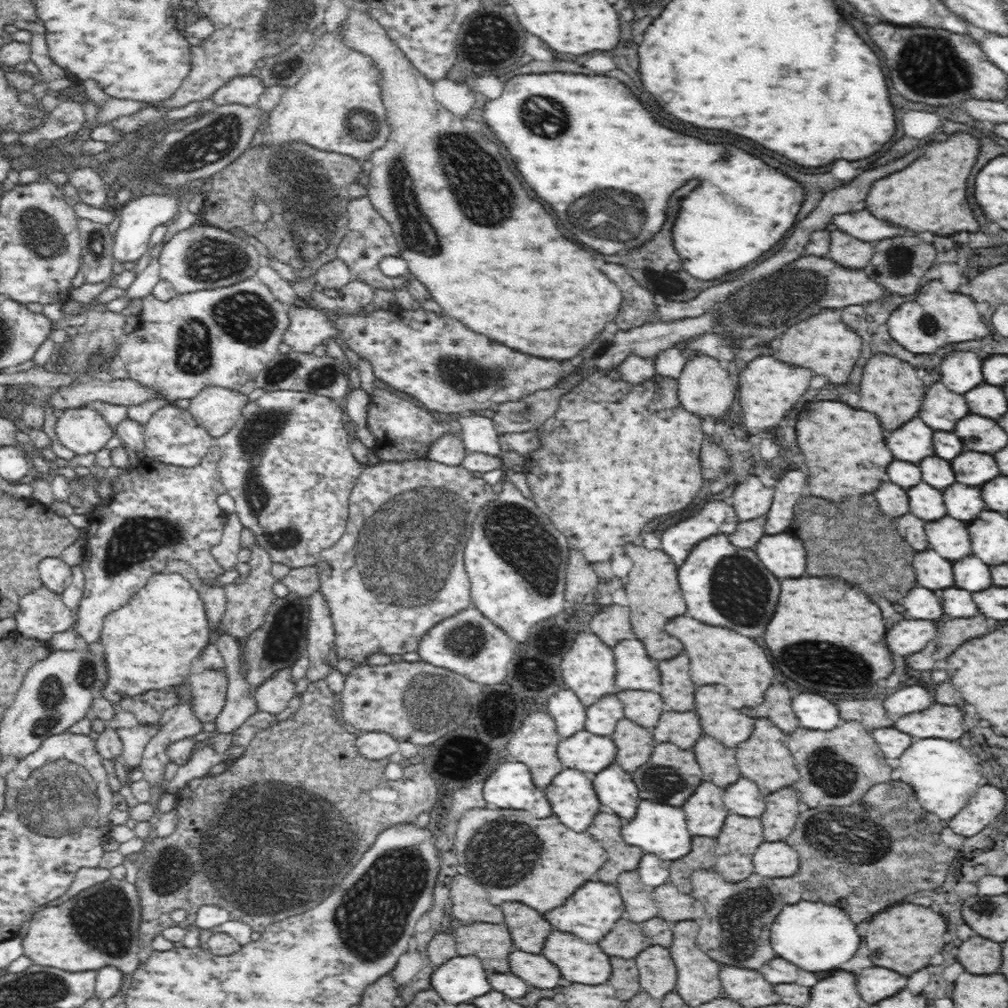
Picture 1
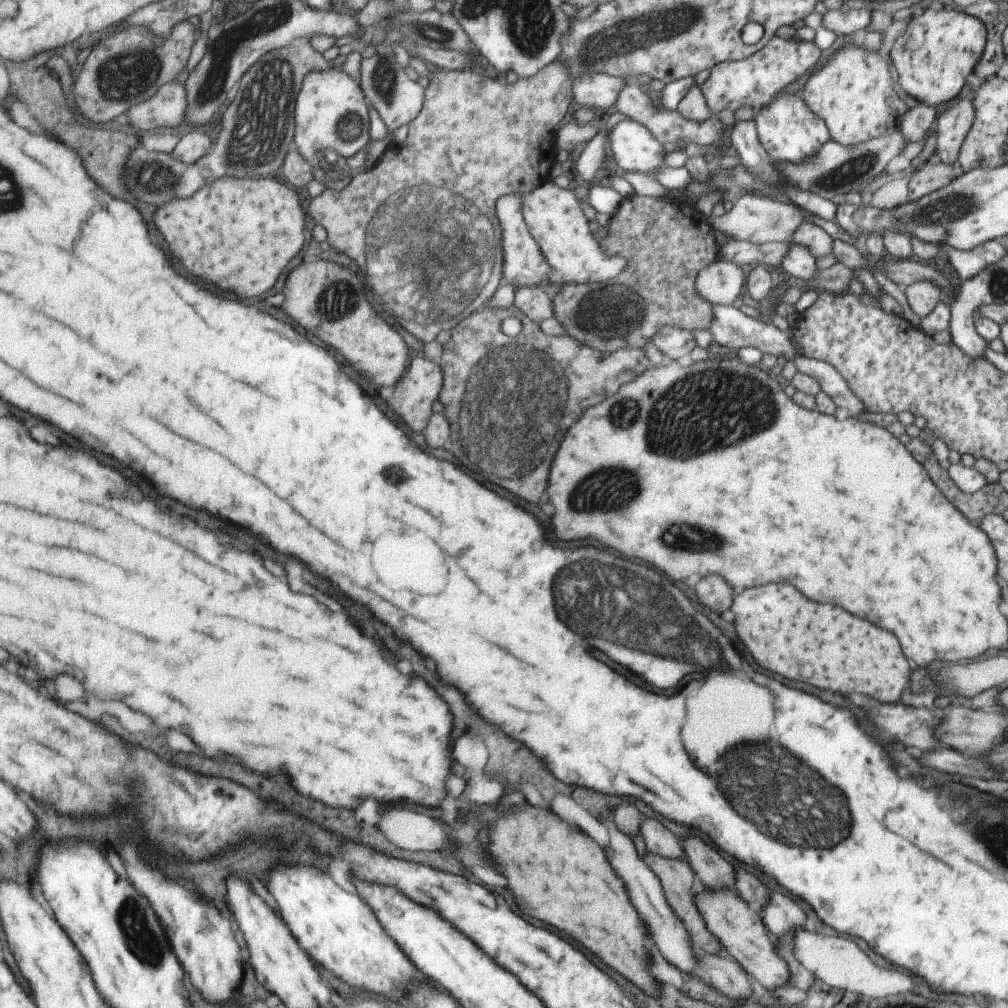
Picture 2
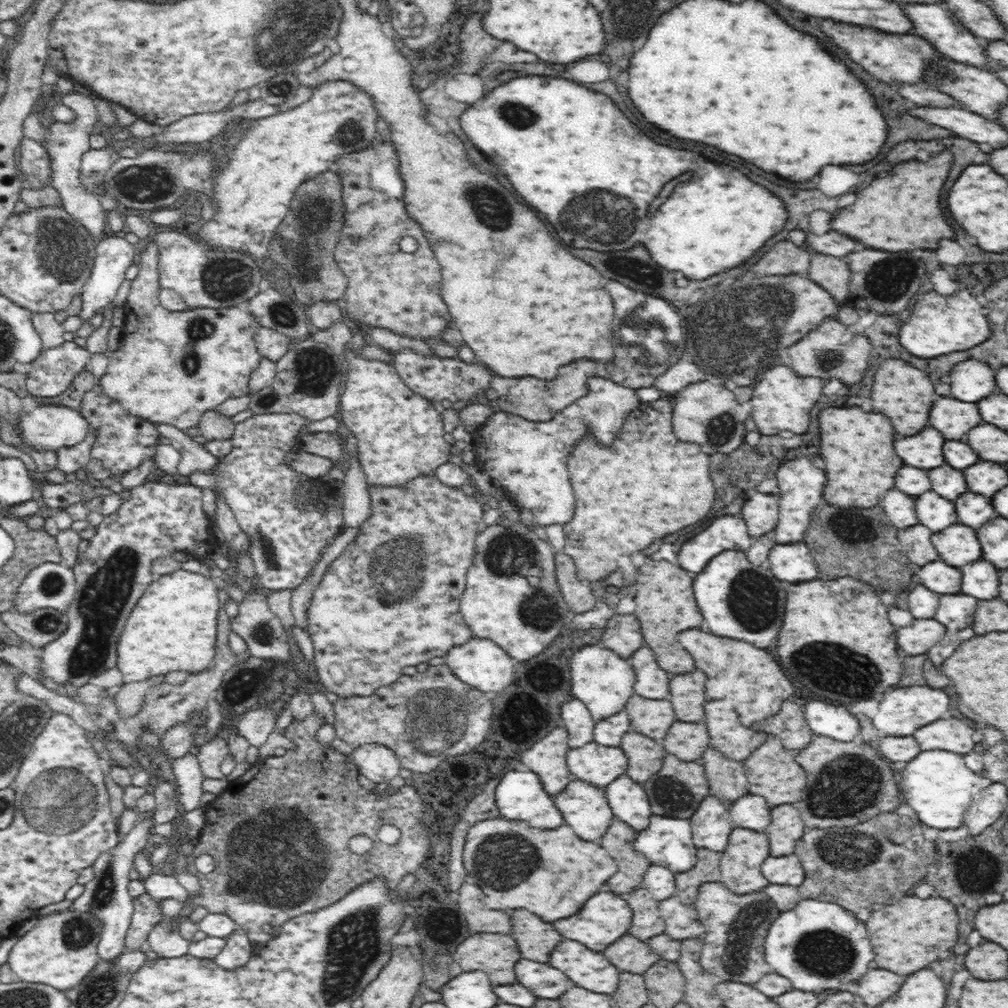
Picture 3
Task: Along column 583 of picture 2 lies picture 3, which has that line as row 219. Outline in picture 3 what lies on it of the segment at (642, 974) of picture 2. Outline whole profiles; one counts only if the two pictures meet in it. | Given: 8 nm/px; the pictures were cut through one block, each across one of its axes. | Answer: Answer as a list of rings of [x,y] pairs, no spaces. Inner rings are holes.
[[[942,150],[938,156],[932,156],[926,162],[908,160],[894,166],[888,176],[874,180],[868,188],[858,194],[856,204],[844,208],[834,218],[834,228],[844,234],[854,236],[872,248],[882,248],[890,252],[930,248],[936,250],[942,238],[956,236],[954,228],[948,226],[948,218],[940,204],[940,194],[944,182],[950,174],[954,156],[950,150]]]

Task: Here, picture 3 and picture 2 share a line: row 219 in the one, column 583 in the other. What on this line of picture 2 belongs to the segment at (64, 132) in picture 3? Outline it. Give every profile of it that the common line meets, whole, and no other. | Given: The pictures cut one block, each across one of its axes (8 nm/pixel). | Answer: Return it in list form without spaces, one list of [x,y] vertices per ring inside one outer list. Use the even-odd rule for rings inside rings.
[[[601,72],[583,74],[573,80],[573,100],[581,107],[602,111],[615,104],[619,90],[625,88],[627,83],[628,79],[601,74]]]

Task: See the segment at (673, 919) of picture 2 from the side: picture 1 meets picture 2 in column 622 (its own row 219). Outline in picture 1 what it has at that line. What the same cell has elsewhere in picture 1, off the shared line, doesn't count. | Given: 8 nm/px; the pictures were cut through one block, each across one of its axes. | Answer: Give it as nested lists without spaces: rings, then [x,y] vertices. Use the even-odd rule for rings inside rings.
[[[868,210],[837,214],[833,218],[833,223],[840,230],[866,242],[877,242],[882,238],[908,234],[906,228],[892,228],[892,224],[884,224],[884,220],[876,220],[876,216],[872,216]]]

